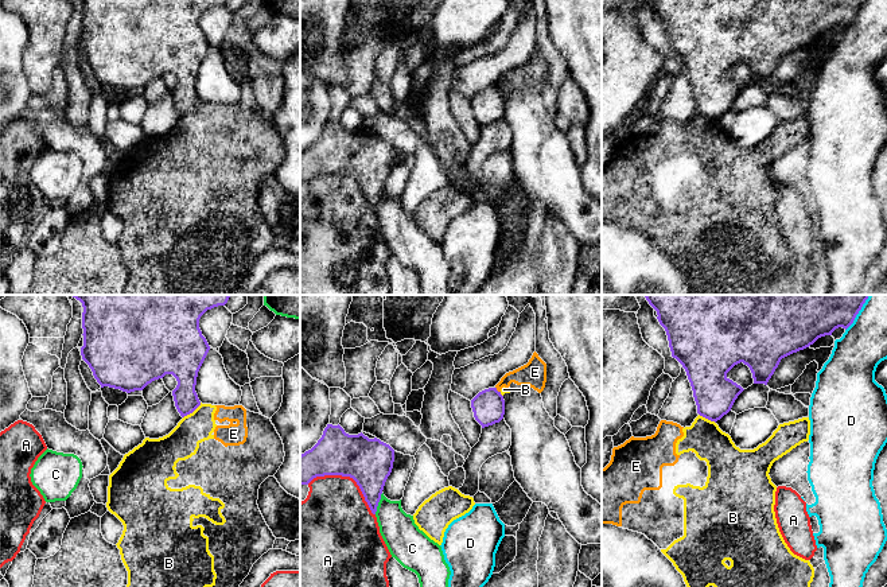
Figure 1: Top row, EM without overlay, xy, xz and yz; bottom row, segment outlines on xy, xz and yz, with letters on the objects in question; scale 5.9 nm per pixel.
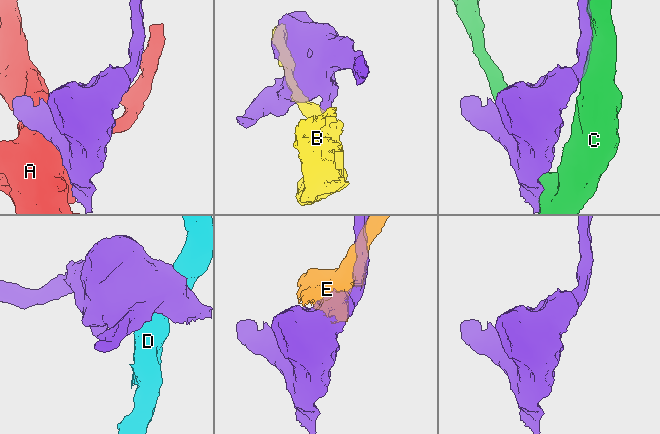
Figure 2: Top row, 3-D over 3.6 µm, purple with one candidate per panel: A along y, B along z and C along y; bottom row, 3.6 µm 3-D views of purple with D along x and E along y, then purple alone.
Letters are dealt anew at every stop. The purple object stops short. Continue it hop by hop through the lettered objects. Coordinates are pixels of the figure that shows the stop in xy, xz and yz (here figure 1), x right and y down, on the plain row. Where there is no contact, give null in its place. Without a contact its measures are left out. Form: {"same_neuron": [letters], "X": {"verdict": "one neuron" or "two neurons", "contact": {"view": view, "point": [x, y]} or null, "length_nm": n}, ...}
{"same_neuron": [], "A": {"verdict": "two neurons", "contact": {"view": "xz", "point": [347, 174]}, "length_nm": 440}, "B": {"verdict": "two neurons", "contact": {"view": "xy", "point": [191, 111]}, "length_nm": 140}, "C": {"verdict": "two neurons", "contact": {"view": "xz", "point": [377, 202]}, "length_nm": 140}, "D": {"verdict": "two neurons", "contact": {"view": "yz", "point": [855, 15]}, "length_nm": 220}, "E": {"verdict": "two neurons", "contact": {"view": "xz", "point": [495, 88]}, "length_nm": 50}}

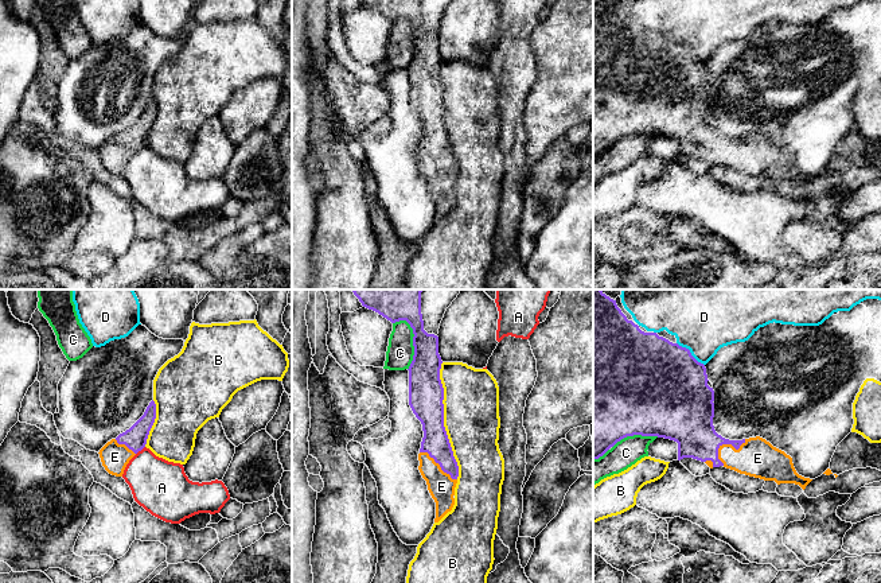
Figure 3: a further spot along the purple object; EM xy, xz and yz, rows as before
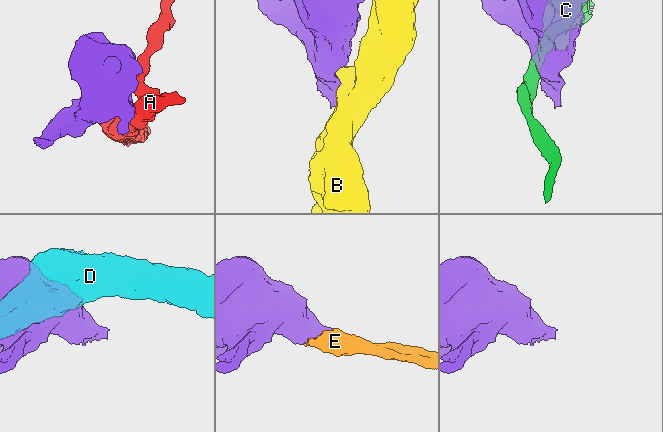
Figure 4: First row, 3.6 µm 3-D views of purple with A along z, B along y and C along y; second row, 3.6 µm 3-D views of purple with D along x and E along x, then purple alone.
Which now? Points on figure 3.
{"same_neuron": ["E"], "A": {"verdict": "two neurons", "contact": {"view": "xy", "point": [140, 148]}, "length_nm": 80}, "B": {"verdict": "two neurons", "contact": {"view": "xz", "point": [443, 119]}, "length_nm": 700}, "C": {"verdict": "two neurons", "contact": {"view": "xz", "point": [413, 41]}, "length_nm": 300}, "D": {"verdict": "two neurons", "contact": {"view": "yz", "point": [690, 51]}, "length_nm": 220}, "E": {"verdict": "one neuron", "contact": {"view": "yz", "point": [724, 142]}, "length_nm": 220}}

